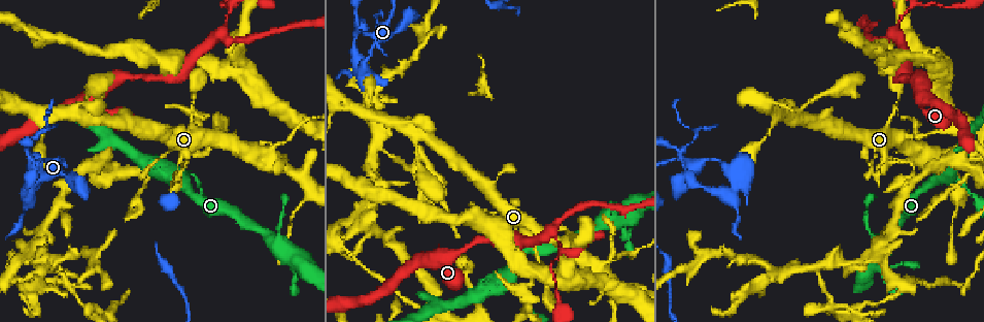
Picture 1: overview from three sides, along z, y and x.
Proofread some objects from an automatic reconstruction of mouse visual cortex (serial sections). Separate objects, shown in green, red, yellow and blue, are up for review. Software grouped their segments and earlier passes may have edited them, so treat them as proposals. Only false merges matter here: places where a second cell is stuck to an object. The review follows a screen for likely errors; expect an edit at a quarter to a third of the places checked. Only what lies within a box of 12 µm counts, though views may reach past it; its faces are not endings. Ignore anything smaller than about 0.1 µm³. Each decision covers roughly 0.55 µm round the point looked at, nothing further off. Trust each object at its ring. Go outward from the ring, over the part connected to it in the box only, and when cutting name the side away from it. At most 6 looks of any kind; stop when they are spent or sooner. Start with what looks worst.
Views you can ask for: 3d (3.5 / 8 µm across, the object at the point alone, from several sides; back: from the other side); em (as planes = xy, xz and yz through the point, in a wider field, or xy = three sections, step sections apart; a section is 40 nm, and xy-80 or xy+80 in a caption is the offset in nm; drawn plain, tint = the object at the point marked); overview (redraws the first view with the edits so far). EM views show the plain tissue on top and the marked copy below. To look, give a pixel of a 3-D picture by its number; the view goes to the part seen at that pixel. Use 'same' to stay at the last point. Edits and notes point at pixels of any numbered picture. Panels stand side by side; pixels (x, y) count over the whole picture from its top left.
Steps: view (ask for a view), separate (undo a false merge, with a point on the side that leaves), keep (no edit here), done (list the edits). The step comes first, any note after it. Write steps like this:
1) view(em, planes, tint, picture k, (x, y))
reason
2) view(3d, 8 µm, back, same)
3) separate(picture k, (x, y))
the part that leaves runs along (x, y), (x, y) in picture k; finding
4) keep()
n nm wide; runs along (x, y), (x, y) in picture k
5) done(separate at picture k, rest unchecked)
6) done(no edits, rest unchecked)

view(3d, 3.5 µm, picture 1, (731, 171))
abrupt turn

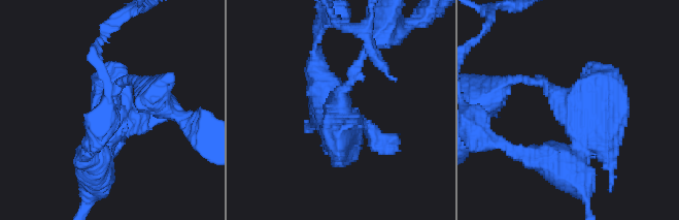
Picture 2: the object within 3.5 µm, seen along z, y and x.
view(em, xy, step 5, tint, picture 2, (572, 114))
shape alone is not enough

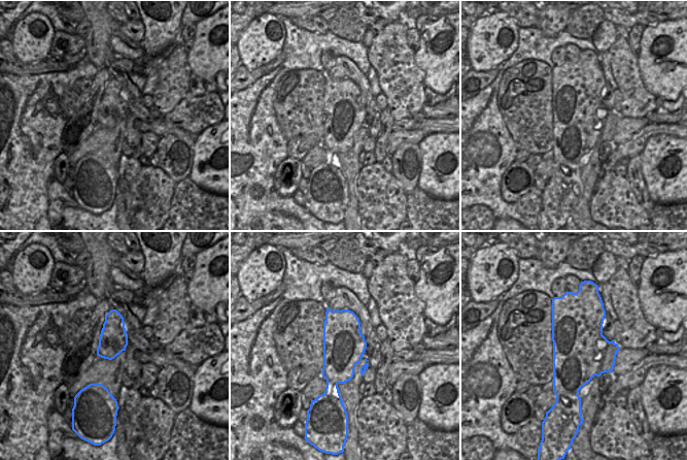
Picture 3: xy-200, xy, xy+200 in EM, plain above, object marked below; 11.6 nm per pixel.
separate(picture 2, (546, 164))
the part that leaves runs along (581, 150), (546, 160), (491, 140) in picture 2; two cells meet here

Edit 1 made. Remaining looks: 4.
view(overview)

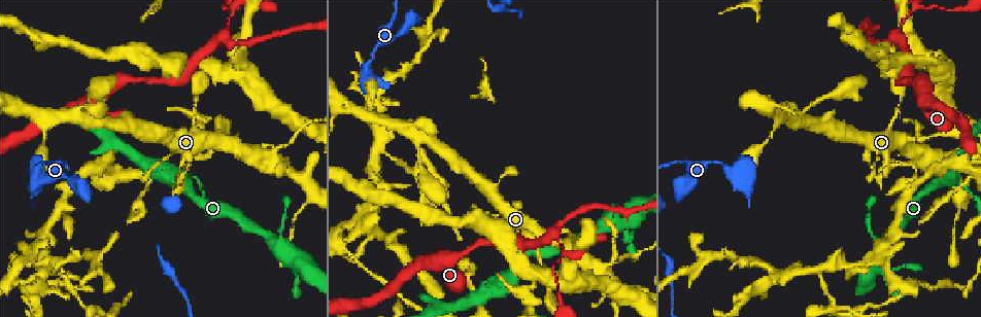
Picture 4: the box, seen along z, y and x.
view(3d, 3.5 µm, picture 4, (906, 137))
branch point

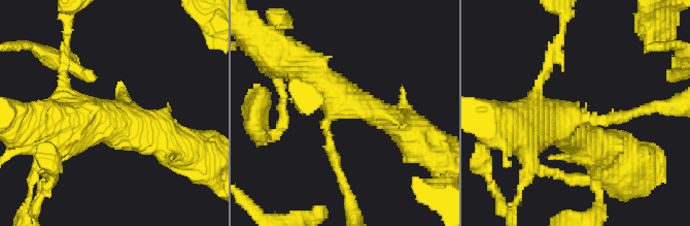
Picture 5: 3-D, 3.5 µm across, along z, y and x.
view(em, xy, step 1, tint, picture 5, (331, 115))
3 arms; arms of 150, 400, 500 nm

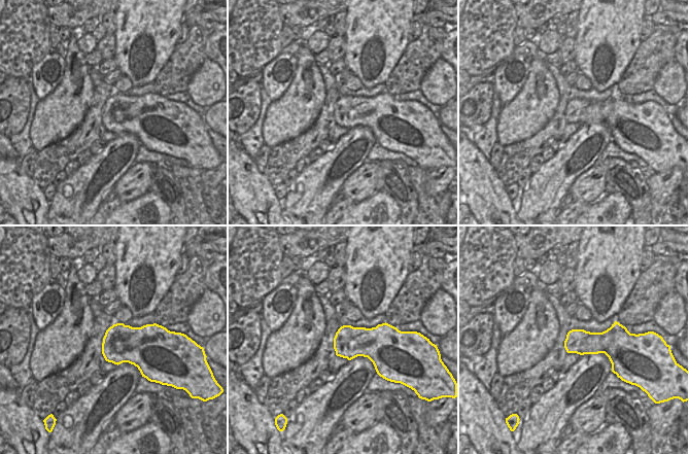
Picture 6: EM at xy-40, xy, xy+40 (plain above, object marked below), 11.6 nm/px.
keep()
runs along (273, 54), (397, 122) in picture 5; continuous, no second cell

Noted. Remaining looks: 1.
done(separate at picture 2, rest unchecked)

